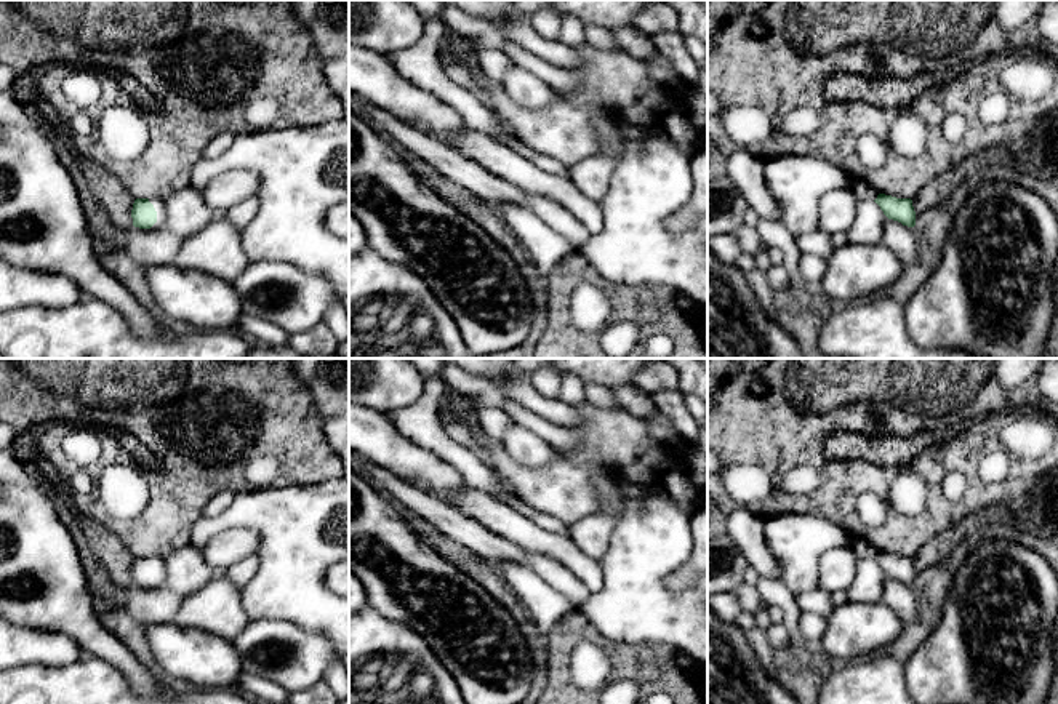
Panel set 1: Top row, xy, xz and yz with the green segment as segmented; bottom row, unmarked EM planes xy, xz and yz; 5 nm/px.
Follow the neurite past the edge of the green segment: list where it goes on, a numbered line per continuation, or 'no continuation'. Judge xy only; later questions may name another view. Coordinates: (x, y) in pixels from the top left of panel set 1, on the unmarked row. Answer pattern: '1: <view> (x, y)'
1: xy (159, 564)

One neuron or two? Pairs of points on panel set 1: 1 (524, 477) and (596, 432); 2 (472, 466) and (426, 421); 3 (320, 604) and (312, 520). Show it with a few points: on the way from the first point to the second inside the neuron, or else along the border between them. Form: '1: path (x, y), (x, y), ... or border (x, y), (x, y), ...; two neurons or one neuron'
1: path (543, 477), (559, 477), (585, 452); one neuron
2: path (460, 456), (434, 434); one neuron
3: path (312, 583), (312, 541); one neuron

